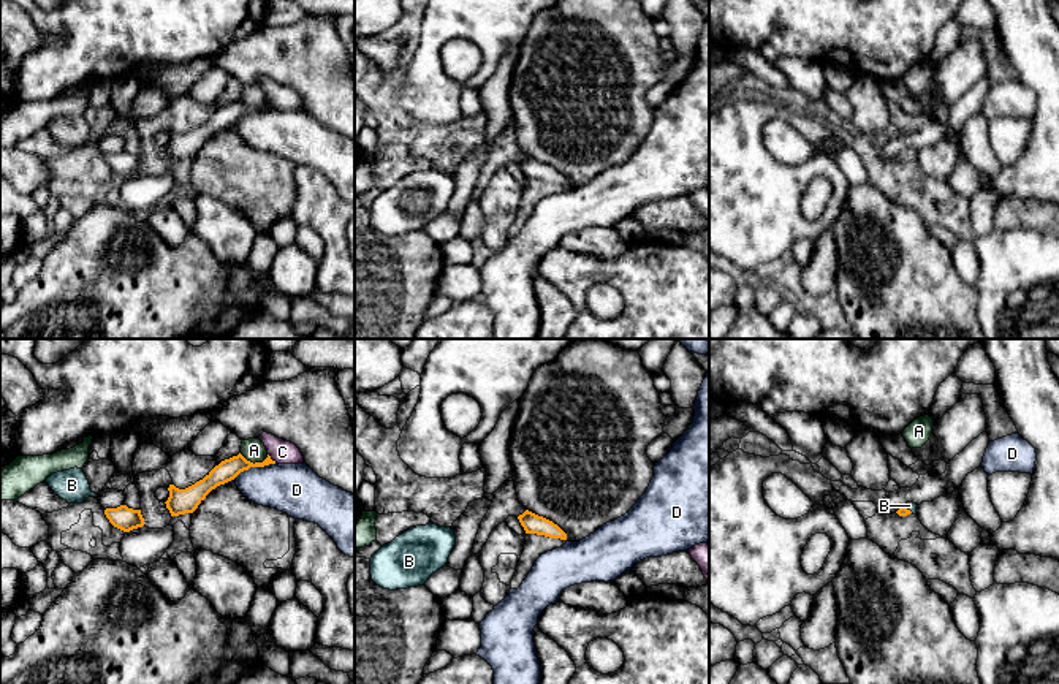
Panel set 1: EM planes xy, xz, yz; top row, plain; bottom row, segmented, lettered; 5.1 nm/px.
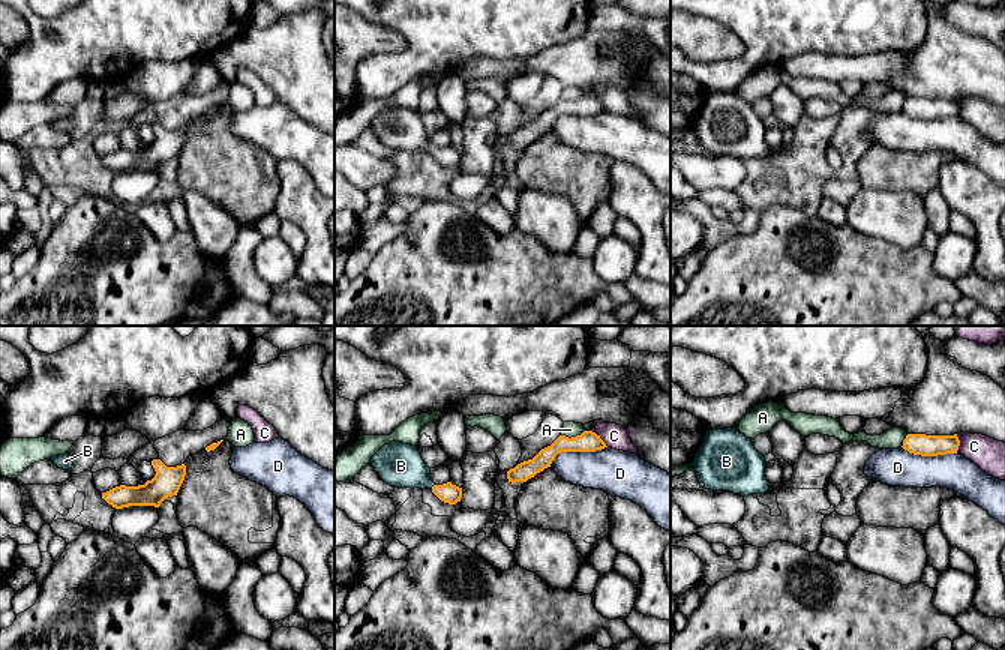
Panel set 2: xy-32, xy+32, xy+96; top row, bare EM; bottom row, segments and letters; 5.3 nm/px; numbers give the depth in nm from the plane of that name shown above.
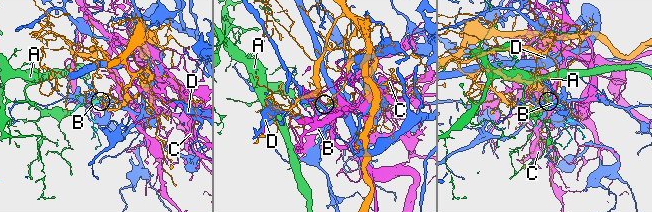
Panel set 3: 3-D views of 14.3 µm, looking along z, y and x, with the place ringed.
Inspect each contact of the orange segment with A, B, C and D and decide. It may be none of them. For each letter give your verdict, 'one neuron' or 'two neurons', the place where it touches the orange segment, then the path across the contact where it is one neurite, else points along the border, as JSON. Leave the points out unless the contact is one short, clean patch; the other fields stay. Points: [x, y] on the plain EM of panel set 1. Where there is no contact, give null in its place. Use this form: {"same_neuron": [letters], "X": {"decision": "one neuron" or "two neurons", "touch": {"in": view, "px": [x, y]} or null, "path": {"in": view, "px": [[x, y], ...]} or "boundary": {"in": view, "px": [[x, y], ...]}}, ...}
{"same_neuron": ["B"], "A": {"decision": "two neurons", "touch": {"in": "xy", "px": [252, 108]}}, "B": {"decision": "one neuron", "touch": {"in": "yz", "px": [909, 155]}, "path": {"in": "yz", "px": [[903, 157], [909, 155], [909, 151]]}}, "C": {"decision": "two neurons", "touch": {"in": "xy", "px": [269, 103]}}, "D": {"decision": "two neurons", "touch": {"in": "xy", "px": [255, 111]}}}

